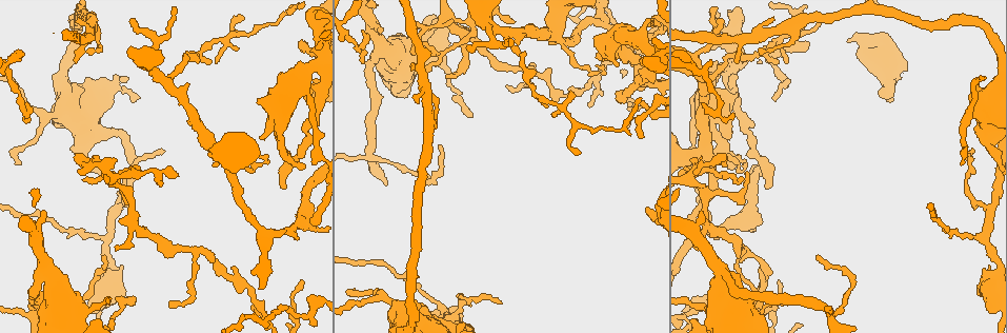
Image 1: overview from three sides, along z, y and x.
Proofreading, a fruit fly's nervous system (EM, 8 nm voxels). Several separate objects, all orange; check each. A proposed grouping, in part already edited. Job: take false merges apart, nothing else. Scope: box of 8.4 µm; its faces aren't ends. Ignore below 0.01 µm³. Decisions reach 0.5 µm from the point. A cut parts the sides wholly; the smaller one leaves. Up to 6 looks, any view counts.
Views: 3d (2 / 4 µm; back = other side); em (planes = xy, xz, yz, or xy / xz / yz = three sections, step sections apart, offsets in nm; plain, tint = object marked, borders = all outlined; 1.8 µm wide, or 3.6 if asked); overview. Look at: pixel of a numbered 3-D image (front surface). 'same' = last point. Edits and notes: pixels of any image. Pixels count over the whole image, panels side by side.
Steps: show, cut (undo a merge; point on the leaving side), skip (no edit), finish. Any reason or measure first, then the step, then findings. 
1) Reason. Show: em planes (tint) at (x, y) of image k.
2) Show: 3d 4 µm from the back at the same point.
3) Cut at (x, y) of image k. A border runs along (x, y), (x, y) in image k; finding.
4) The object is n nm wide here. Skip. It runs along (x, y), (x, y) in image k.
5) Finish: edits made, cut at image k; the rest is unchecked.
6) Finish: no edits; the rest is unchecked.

Four arms meet. Show: em planes (borders) at (704, 151) of image 1.

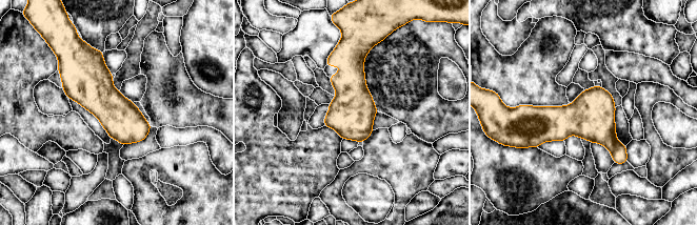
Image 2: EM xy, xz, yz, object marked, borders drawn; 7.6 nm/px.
The object is 300 nm wide here. Skip. One cell here.

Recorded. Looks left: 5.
Three-way junction. Show: em planes (tint) at (190, 248) of image 1.

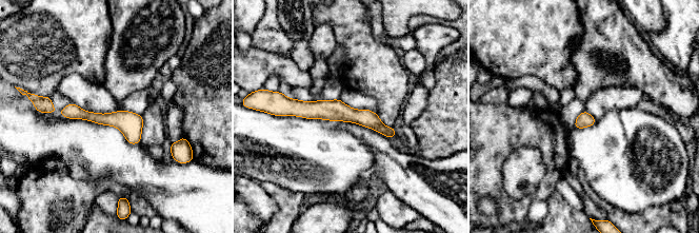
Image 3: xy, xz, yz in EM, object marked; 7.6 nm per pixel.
The object is 110 nm wide here. Skip. It runs along (287, 111), (335, 110), (393, 133) in image 3; all the same cell.

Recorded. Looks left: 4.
Thin arm on a thick one. Show: 3d 4 µm at (50, 276) of image 1.

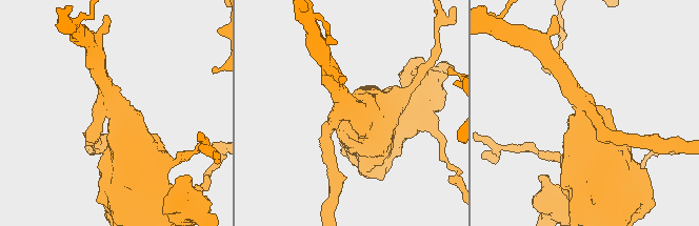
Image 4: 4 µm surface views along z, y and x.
Shape alone is not enough. Show: em 3.6 µm xy step 8 (tint) at (113, 111) of image 4.

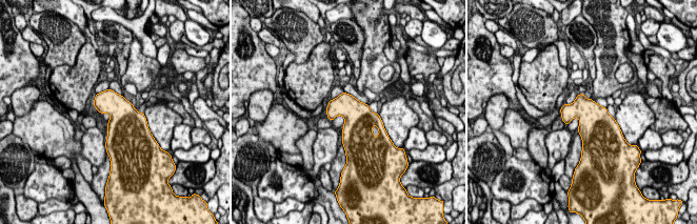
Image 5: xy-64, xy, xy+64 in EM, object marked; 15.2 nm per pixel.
Skip. All the same cell.

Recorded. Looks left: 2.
Finish: no edits; the rest is unchecked.

